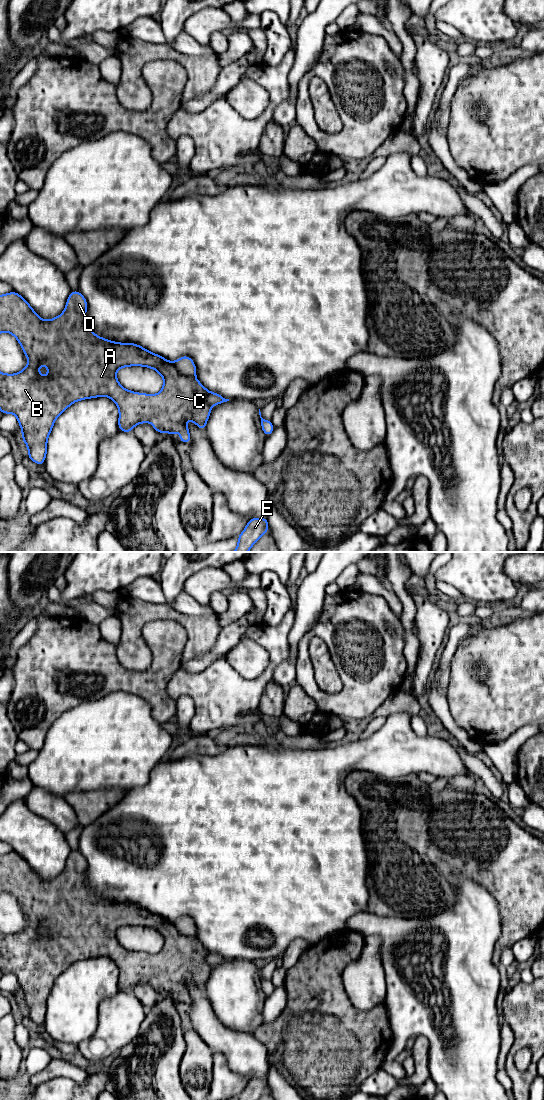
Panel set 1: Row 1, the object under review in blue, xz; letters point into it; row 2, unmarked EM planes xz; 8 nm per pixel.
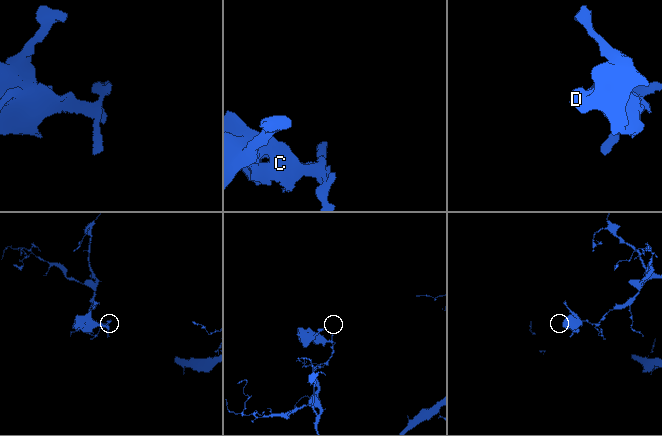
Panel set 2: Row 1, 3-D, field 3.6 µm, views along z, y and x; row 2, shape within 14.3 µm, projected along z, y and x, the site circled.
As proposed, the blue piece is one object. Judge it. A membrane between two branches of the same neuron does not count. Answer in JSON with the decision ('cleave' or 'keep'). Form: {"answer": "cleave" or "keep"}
{"answer": "cleave"}

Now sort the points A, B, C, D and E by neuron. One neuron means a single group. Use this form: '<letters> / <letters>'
A B C D / E

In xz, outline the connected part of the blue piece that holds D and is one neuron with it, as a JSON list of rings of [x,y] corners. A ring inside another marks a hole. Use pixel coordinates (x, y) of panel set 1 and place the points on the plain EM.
[[[15,851],[0,855],[0,893],[8,892],[15,896],[28,919],[28,925],[19,933],[4,934],[0,932],[0,971],[3,974],[16,975],[22,990],[22,999],[29,1012],[28,1019],[43,1025],[47,1014],[47,999],[57,977],[76,961],[101,956],[107,956],[116,963],[119,969],[118,987],[120,991],[130,993],[134,986],[151,982],[158,993],[167,992],[172,995],[177,991],[181,995],[178,999],[184,1003],[191,1002],[186,984],[188,979],[205,991],[212,970],[212,967],[206,962],[209,951],[197,939],[180,934],[172,922],[138,904],[118,903],[97,896],[88,888],[86,869],[85,857],[79,851],[72,851],[68,856],[63,873],[51,880],[43,880]],[[41,924],[48,928],[47,936],[39,934]],[[128,926],[144,926],[156,930],[164,941],[161,952],[149,955],[123,948],[116,938],[116,932],[120,928]]]

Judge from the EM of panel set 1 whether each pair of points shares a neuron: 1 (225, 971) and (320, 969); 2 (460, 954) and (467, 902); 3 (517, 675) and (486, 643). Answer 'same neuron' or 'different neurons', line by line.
1: different neurons
2: same neuron
3: same neuron

